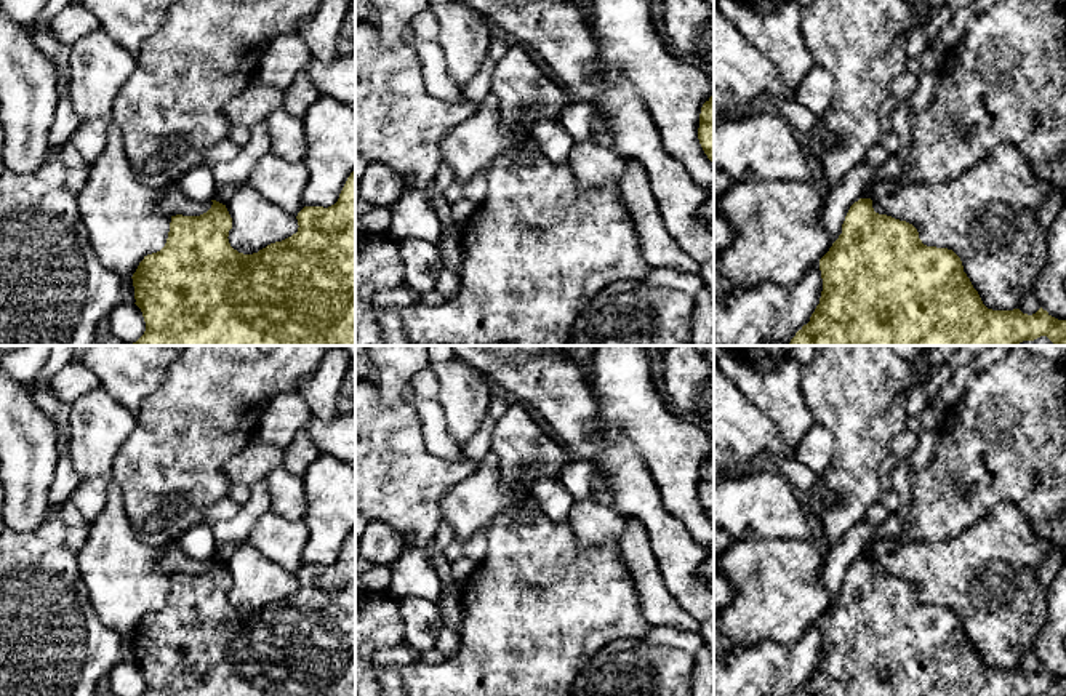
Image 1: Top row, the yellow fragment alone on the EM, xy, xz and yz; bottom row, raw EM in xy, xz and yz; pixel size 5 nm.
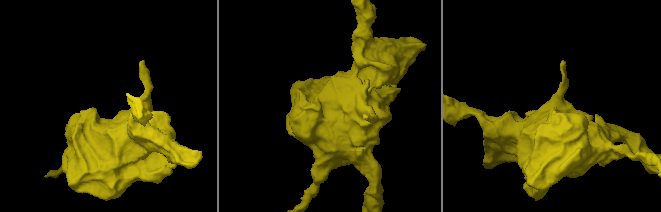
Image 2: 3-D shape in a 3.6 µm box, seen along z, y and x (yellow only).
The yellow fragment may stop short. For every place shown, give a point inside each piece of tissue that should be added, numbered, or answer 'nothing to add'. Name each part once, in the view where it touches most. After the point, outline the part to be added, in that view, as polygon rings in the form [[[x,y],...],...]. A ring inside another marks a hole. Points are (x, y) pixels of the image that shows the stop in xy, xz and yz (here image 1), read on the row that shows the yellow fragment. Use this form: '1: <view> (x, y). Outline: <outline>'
nothing to add

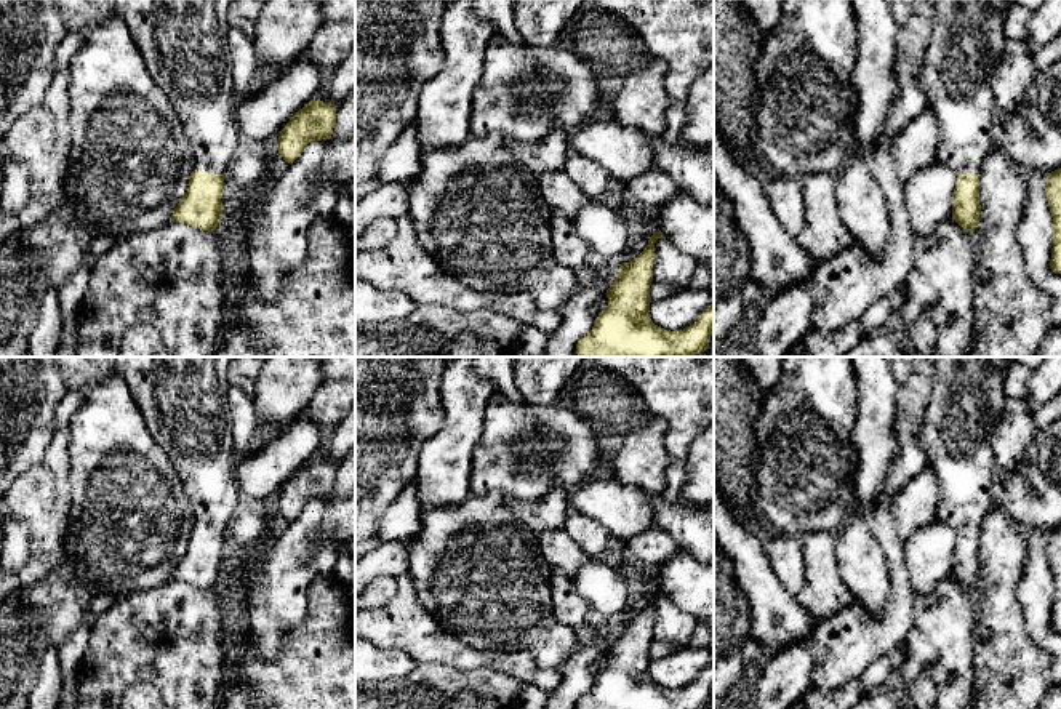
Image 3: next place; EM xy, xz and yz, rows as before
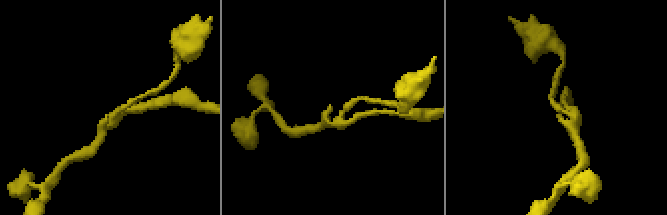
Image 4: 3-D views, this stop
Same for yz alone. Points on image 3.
1: yz (967, 42). Outline: [[[938,0],[920,69],[927,107],[938,125],[935,158],[957,174],[979,174],[1000,115],[991,88],[1007,37],[1008,0]]]

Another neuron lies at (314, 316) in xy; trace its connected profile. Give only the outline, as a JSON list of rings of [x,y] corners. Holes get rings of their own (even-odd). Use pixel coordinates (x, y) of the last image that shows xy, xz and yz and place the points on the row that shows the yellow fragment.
[[[334,218],[312,222],[306,261],[285,275],[275,301],[258,298],[250,261],[230,280],[226,331],[211,357],[355,357],[355,250]]]

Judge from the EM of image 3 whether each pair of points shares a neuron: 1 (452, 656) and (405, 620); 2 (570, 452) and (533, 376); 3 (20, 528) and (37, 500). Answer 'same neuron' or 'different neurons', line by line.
1: same neuron
2: different neurons
3: different neurons

